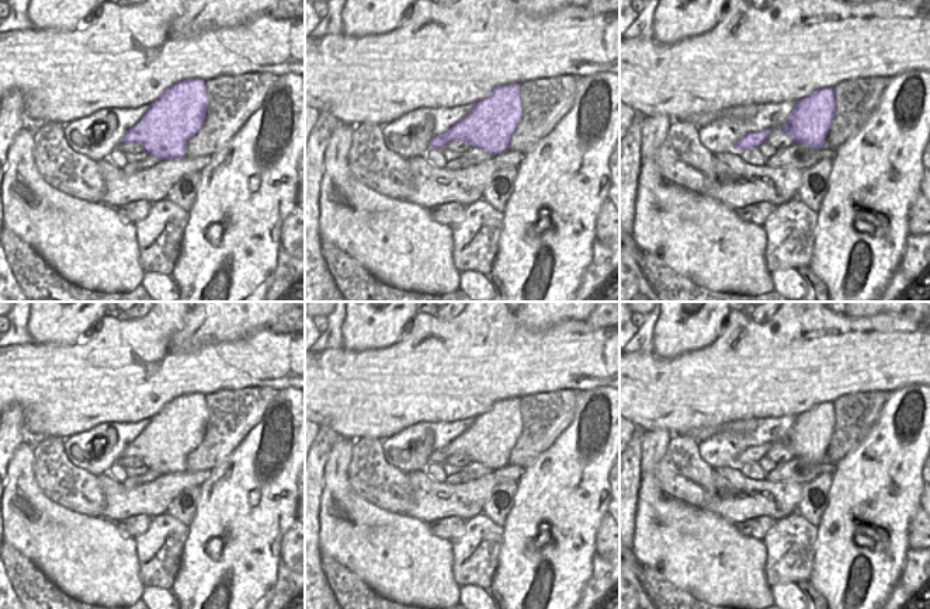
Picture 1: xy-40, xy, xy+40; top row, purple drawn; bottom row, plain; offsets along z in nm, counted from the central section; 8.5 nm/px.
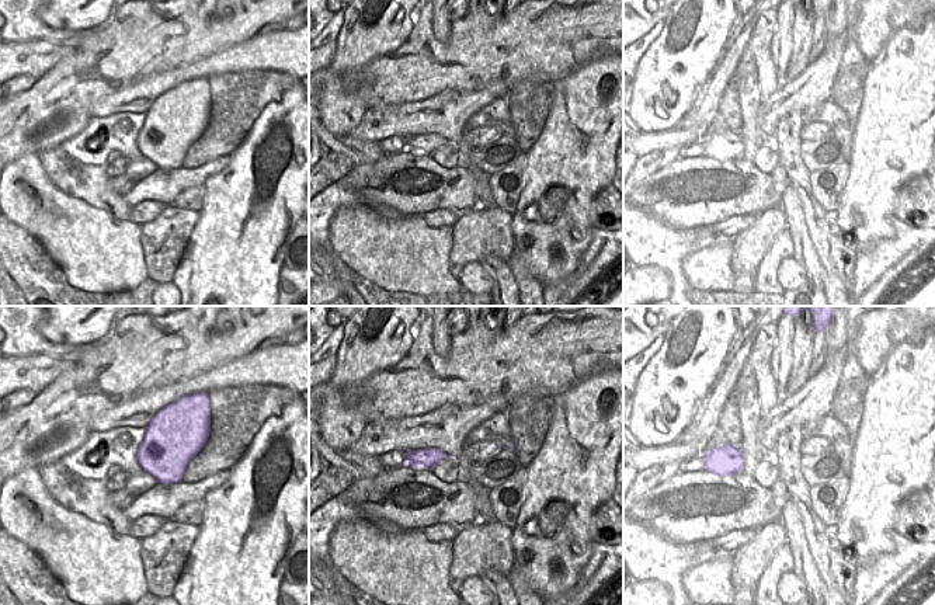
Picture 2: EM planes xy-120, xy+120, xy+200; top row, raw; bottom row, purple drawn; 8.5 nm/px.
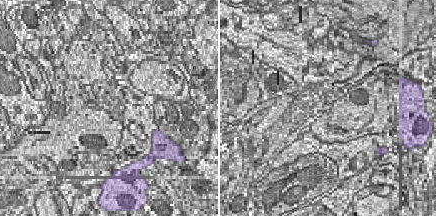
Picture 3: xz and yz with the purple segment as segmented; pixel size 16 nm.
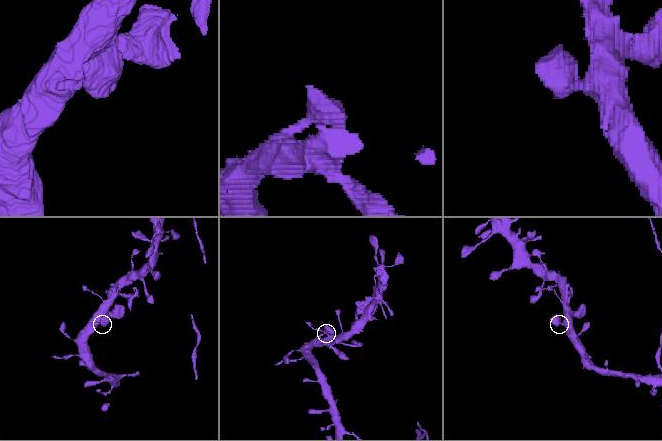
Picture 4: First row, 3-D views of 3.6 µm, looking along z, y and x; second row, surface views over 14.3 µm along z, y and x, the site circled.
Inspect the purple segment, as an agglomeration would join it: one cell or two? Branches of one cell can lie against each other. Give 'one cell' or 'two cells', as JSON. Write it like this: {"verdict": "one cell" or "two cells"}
{"verdict": "one cell"}

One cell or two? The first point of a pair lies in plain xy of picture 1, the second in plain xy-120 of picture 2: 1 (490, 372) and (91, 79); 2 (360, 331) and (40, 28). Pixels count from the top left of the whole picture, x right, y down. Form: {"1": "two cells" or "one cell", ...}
{"1": "two cells", "2": "two cells"}

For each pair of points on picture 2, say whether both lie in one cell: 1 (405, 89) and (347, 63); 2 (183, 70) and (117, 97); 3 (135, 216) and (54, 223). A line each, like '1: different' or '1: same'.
1: different
2: same
3: different

